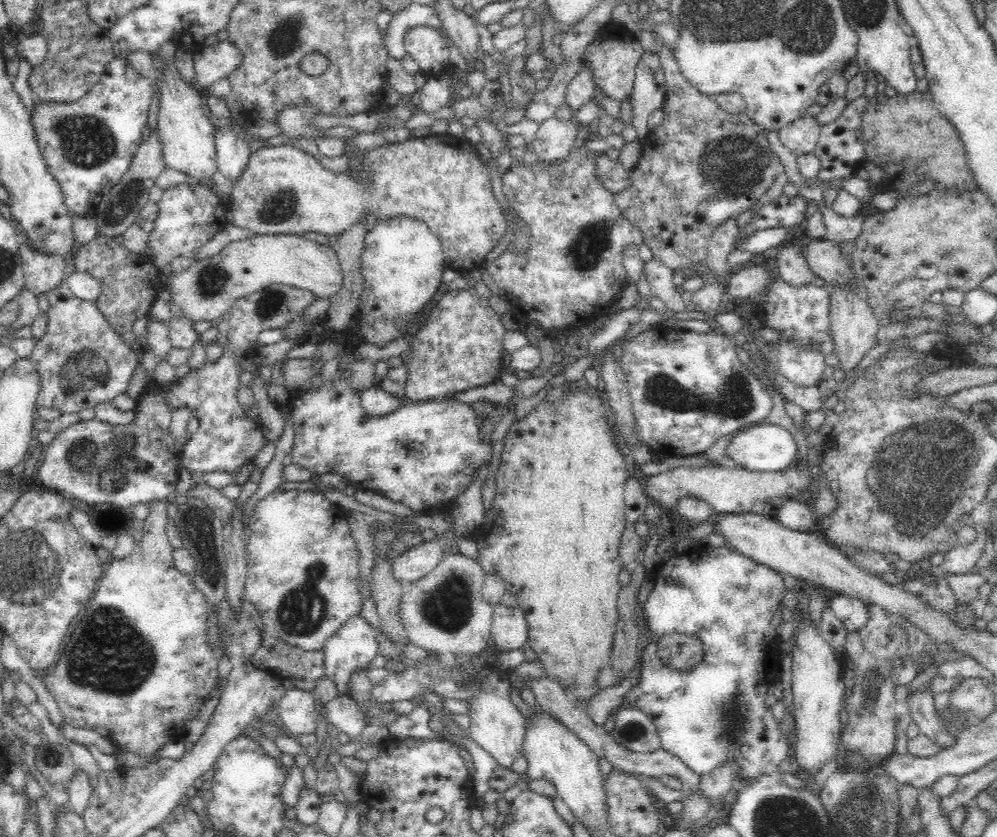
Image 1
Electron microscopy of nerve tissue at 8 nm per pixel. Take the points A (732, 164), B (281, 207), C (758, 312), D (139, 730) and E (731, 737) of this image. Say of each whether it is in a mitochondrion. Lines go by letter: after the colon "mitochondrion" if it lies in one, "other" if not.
A: mitochondrion
B: mitochondrion
C: other
D: other
E: mitochondrion

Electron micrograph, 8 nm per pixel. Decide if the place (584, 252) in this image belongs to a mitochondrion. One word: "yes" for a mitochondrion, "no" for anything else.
yes

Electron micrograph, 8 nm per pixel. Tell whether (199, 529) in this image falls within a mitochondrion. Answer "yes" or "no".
yes

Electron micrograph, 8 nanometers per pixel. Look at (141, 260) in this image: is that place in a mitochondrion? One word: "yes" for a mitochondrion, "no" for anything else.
no

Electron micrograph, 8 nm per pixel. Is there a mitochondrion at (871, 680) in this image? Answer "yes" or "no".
yes

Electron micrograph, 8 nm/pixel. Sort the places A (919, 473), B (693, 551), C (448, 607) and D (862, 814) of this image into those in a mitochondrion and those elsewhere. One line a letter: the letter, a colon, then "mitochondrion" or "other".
A: mitochondrion
B: other
C: mitochondrion
D: mitochondrion

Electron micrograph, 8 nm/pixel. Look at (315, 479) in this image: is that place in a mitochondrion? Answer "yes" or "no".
no

